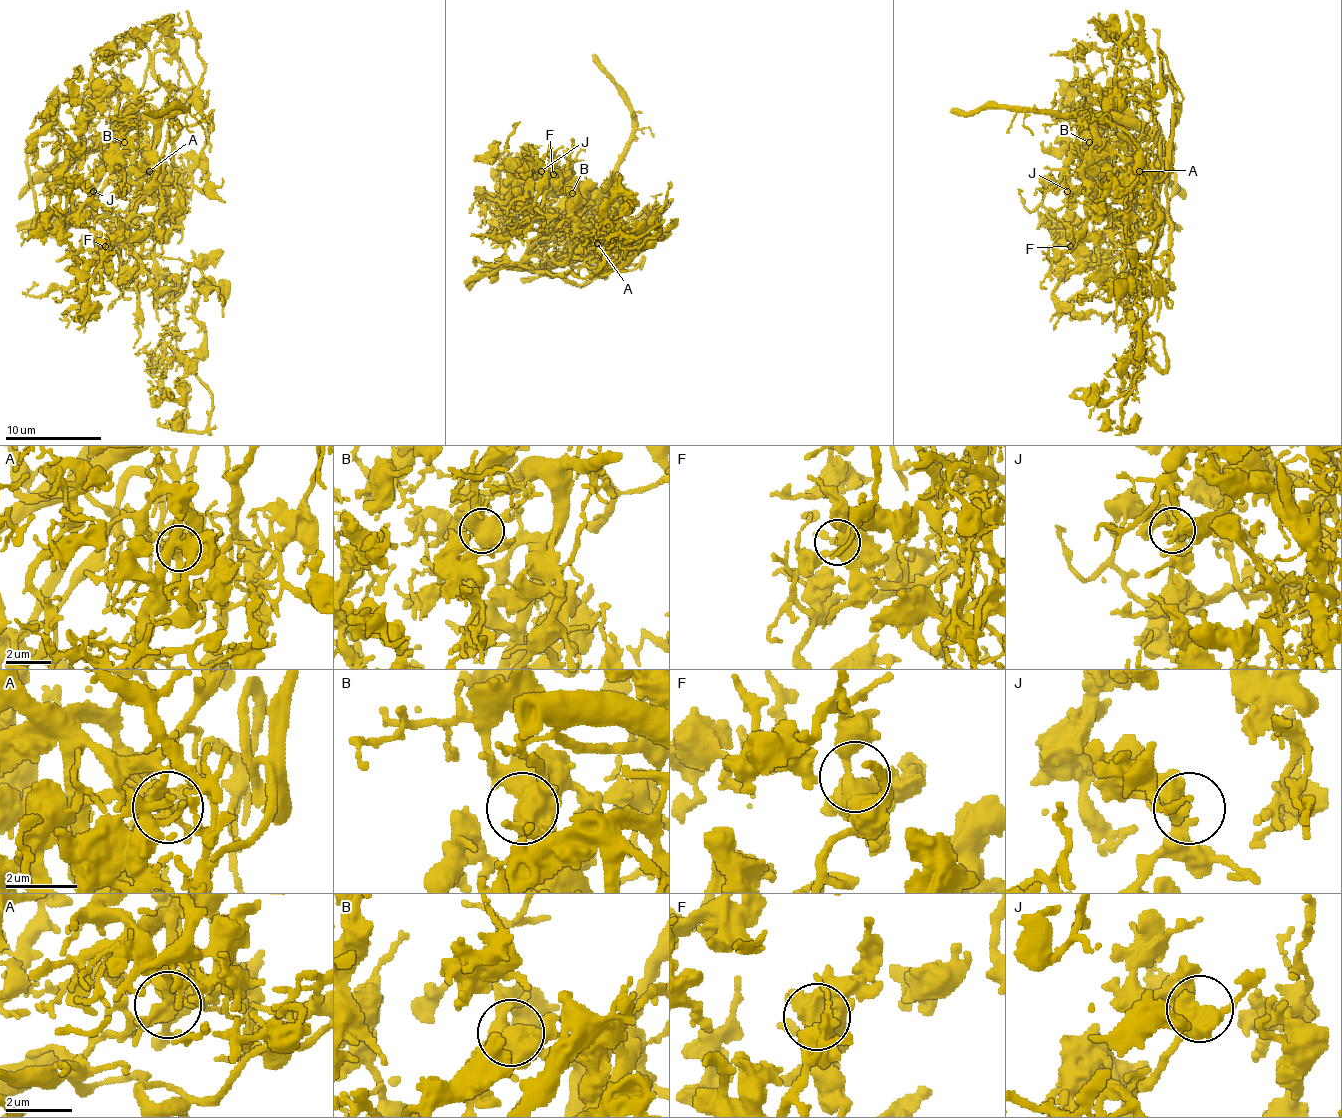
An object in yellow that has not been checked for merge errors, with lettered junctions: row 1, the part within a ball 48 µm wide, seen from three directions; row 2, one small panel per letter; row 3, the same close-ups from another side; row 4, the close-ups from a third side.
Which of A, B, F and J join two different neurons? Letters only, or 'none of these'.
A

